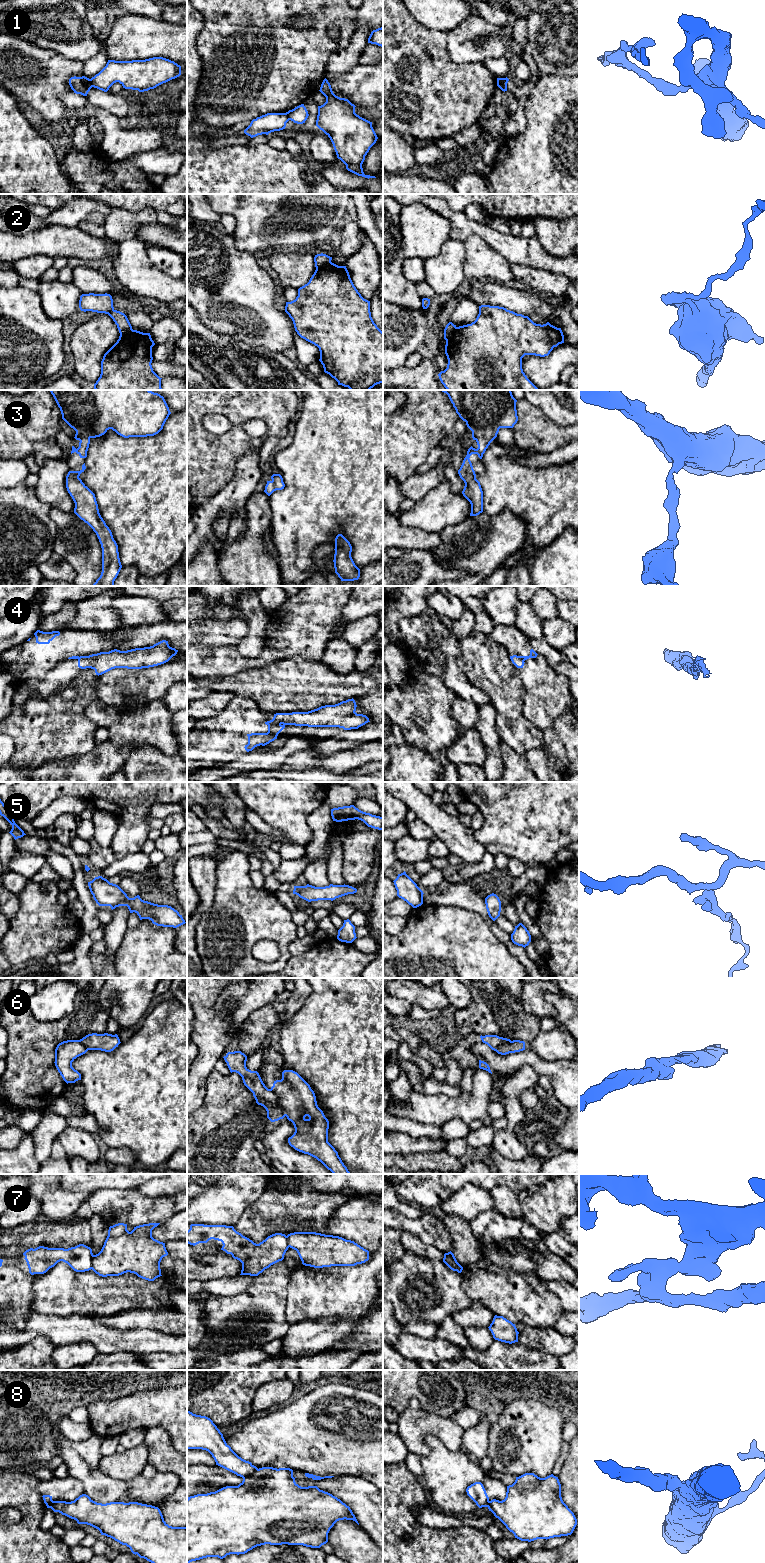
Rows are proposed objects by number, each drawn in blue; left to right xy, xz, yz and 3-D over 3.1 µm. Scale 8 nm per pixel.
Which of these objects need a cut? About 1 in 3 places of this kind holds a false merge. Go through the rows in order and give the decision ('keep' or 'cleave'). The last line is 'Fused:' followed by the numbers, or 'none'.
1: cleave
2: cleave
3: keep
4: cleave
5: keep
6: cleave
7: cleave
8: cleave
Fused: 1, 2, 4, 6, 7, 8

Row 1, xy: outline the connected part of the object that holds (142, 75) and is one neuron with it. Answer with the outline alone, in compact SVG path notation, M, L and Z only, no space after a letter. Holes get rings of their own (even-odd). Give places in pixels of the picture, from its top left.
M163 57L132 61L108 60L106 66L91 78L91 85L107 92L114 83L119 82L125 89L144 92L180 75L181 66Z

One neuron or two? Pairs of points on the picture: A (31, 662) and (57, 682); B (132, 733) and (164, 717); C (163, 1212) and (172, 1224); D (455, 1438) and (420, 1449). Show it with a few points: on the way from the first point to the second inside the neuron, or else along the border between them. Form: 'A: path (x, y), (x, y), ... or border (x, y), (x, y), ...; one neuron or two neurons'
A: border (66, 660), (59, 661), (42, 678), (24, 680); two neurons
B: path (140, 729), (143, 729), (156, 719); one neuron
C: border (176, 1212), (160, 1223); two neurons
D: path (443, 1430), (424, 1430), (420, 1437); one neuron

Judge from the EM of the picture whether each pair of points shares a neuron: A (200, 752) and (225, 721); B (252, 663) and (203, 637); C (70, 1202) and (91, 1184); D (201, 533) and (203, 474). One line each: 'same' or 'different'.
A: same
B: different
C: different
D: different

